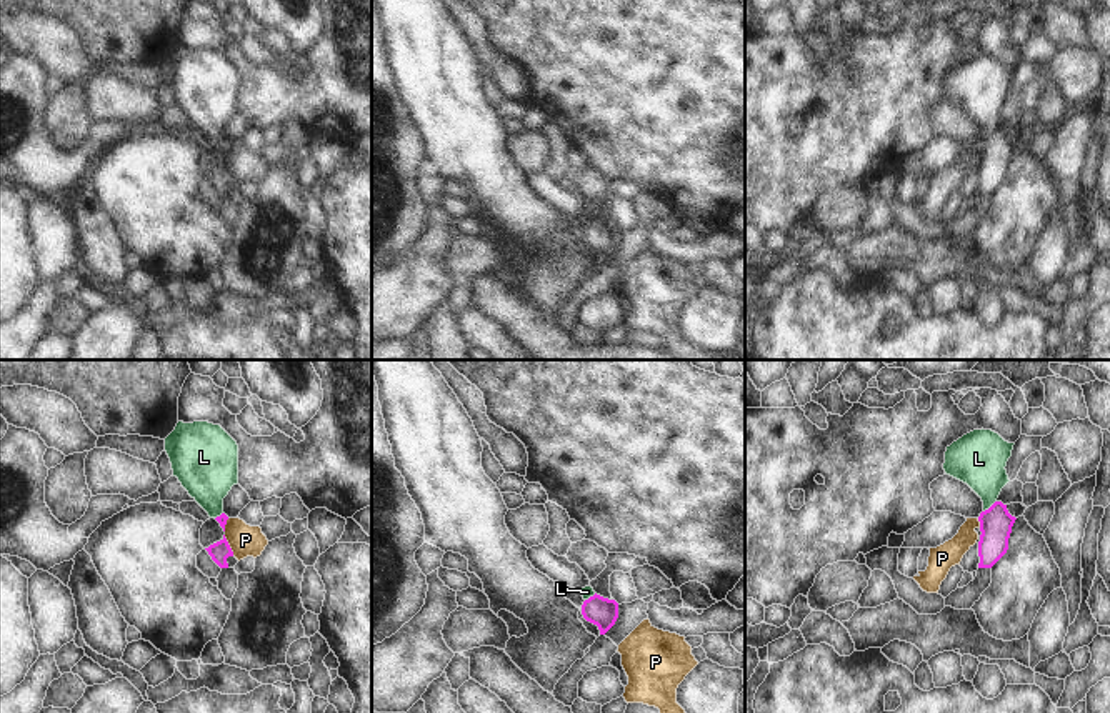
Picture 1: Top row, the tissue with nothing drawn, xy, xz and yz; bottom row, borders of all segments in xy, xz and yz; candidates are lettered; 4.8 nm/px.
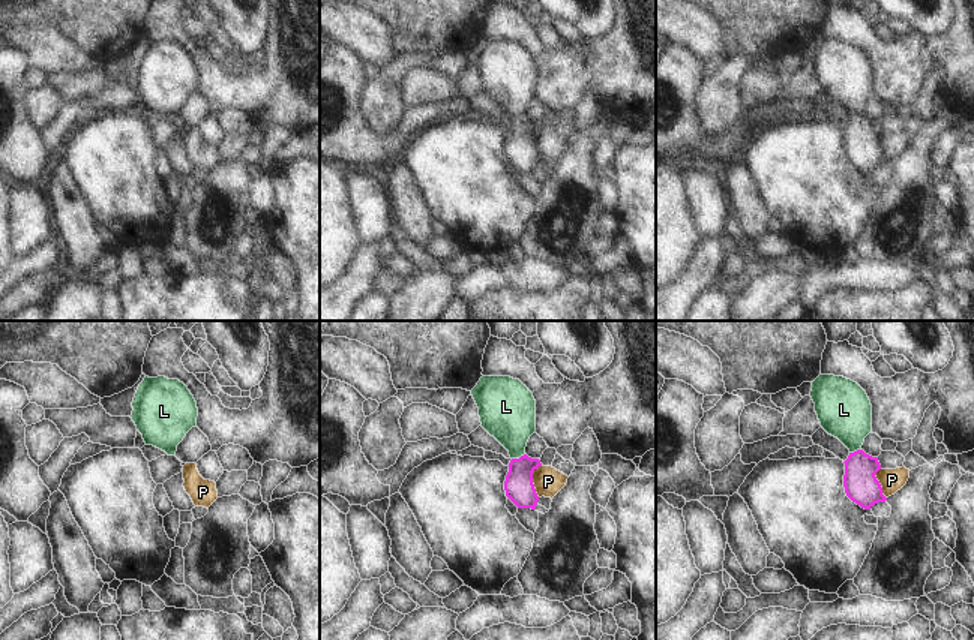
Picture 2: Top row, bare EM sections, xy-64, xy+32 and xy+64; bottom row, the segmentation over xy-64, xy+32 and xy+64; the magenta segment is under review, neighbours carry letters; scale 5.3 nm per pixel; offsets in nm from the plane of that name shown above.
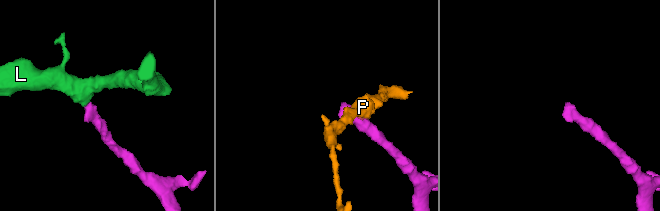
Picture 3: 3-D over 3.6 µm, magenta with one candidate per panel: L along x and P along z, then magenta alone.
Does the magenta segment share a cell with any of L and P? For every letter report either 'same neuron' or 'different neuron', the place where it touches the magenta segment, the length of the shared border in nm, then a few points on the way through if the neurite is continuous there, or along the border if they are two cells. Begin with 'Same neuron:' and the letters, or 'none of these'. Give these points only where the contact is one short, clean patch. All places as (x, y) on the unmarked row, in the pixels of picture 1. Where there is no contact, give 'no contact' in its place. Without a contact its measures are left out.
Same neuron: L
L: same neuron; contact yz (990, 134); length 90 nm; way yz (995, 150), (995, 140), (990, 134), (987, 104), (979, 85)
P: different neuron; contact xy (229, 172); length 120 nm

